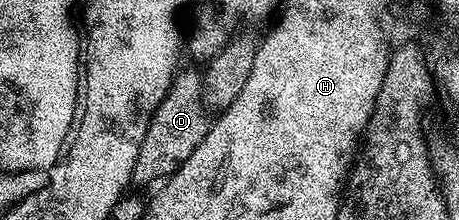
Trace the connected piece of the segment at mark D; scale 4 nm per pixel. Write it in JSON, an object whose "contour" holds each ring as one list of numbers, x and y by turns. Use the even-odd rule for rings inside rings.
{"contour":[[179,70,164,101,160,101,160,105,156,105,156,113,152,113,148,133,144,133,144,141,140,141,140,153,136,153,133,182,157,184,169,179,181,163,192,157,196,145,200,145,200,141,204,141,204,137,210,131,212,119,206,114,208,108,202,99,201,74,197,70]]}

